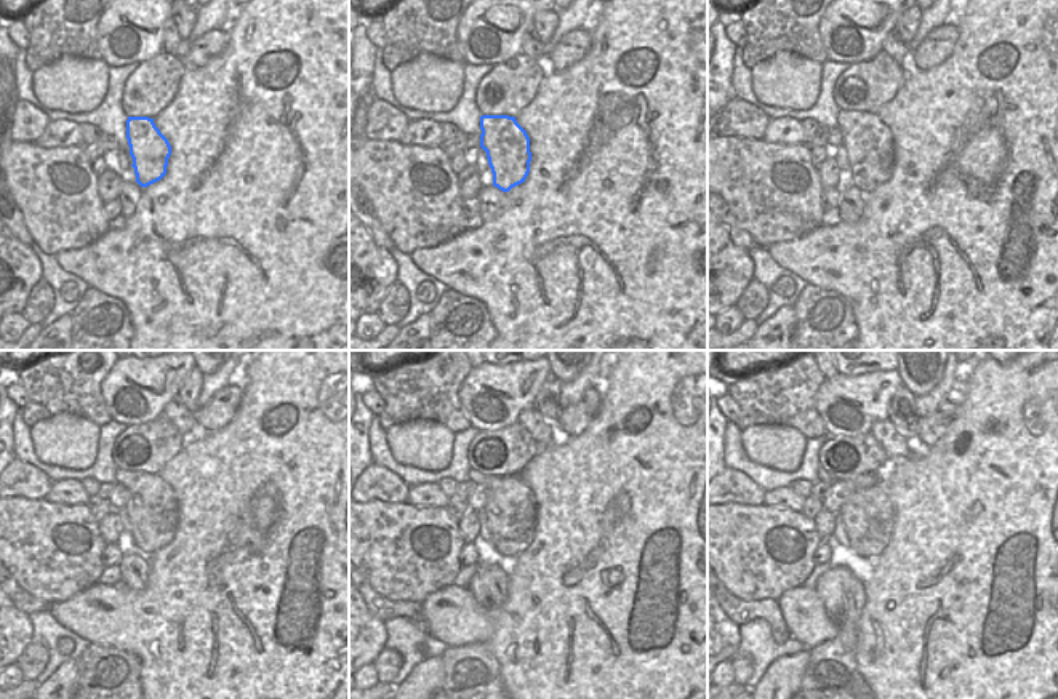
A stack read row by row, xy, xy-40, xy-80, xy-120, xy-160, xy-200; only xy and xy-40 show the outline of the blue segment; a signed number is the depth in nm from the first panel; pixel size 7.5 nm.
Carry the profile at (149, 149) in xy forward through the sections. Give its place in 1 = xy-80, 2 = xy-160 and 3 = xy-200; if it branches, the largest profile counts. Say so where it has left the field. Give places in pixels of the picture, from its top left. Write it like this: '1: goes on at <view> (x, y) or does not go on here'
1: goes on at xy-80 (868, 143)
2: goes on at xy-160 (511, 507)
3: goes on at xy-200 (868, 515)

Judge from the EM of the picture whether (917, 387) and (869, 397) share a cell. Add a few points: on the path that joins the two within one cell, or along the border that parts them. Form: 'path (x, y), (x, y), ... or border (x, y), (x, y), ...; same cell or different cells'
border (897, 370), (903, 383); different cells

